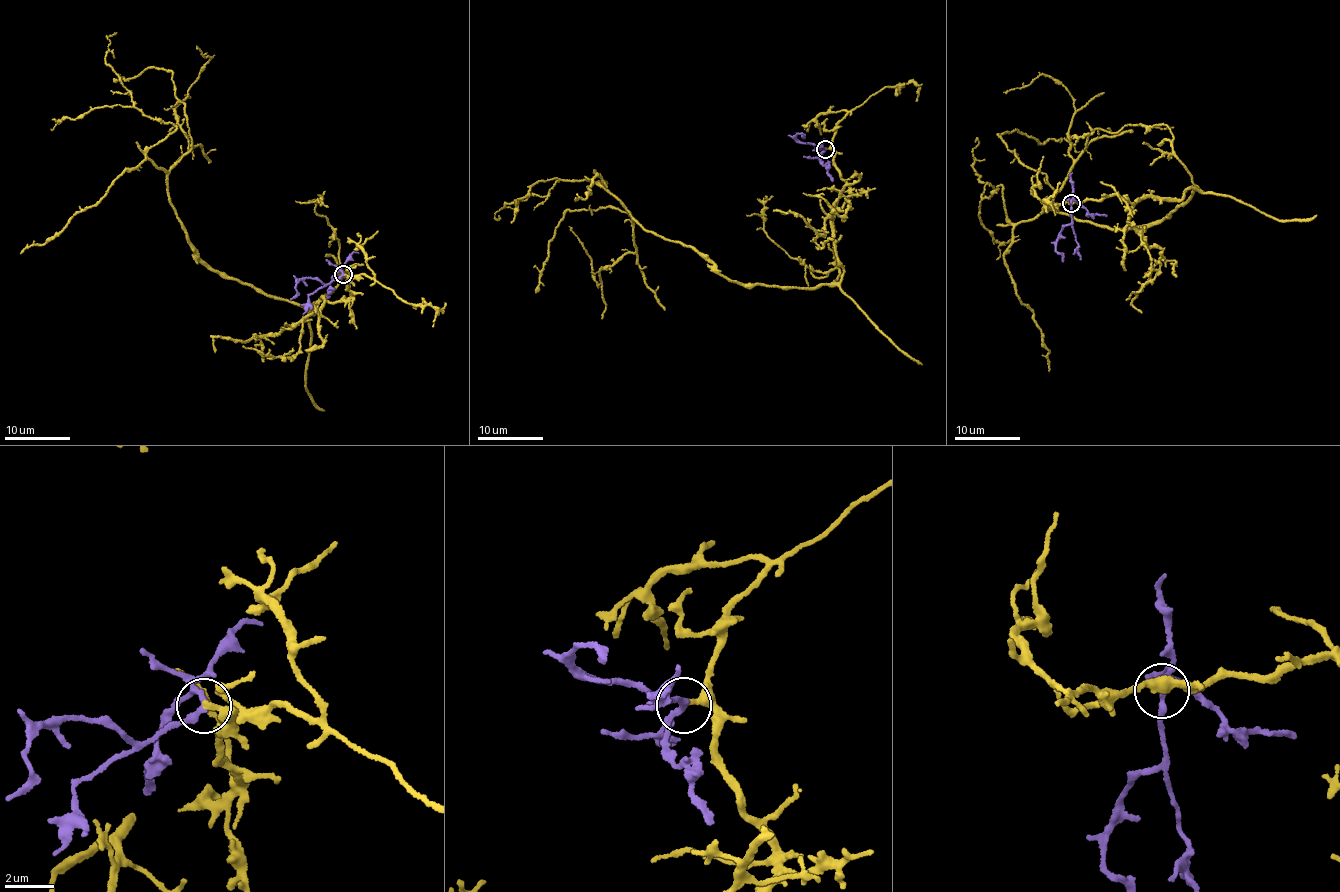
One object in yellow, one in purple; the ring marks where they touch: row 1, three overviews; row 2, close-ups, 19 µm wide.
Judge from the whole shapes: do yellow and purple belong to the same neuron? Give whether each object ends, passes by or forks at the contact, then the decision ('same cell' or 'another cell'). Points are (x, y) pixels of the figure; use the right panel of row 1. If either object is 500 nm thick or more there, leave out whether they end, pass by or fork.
yellow ends there; purple passes by; same cell

